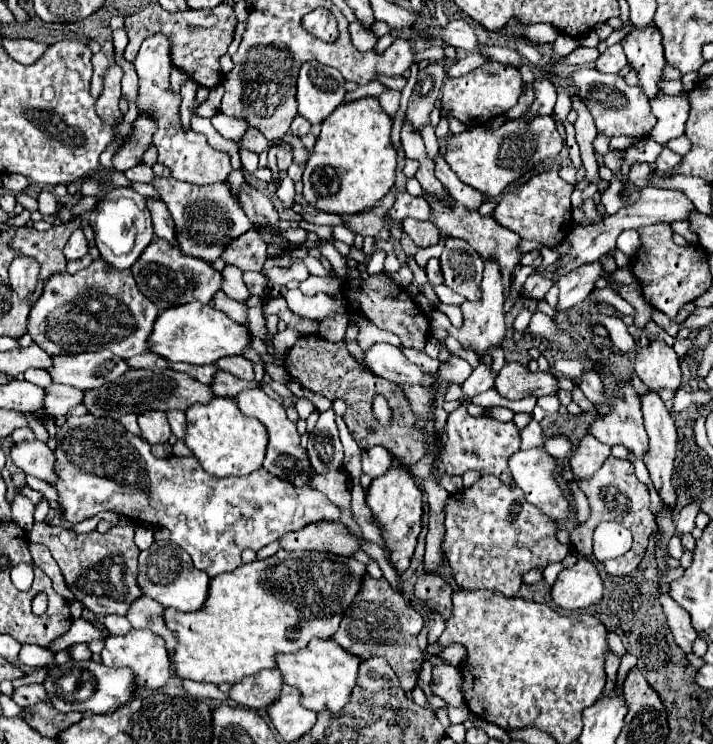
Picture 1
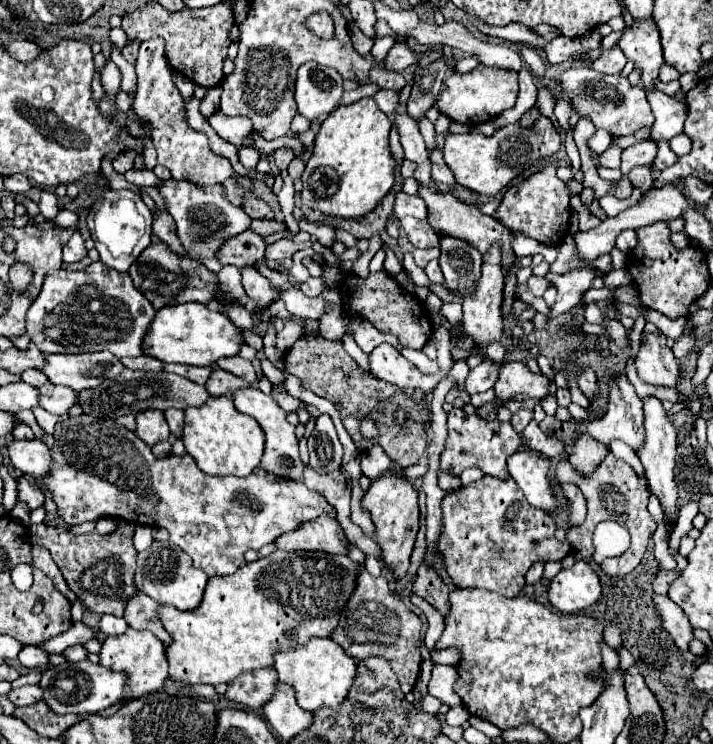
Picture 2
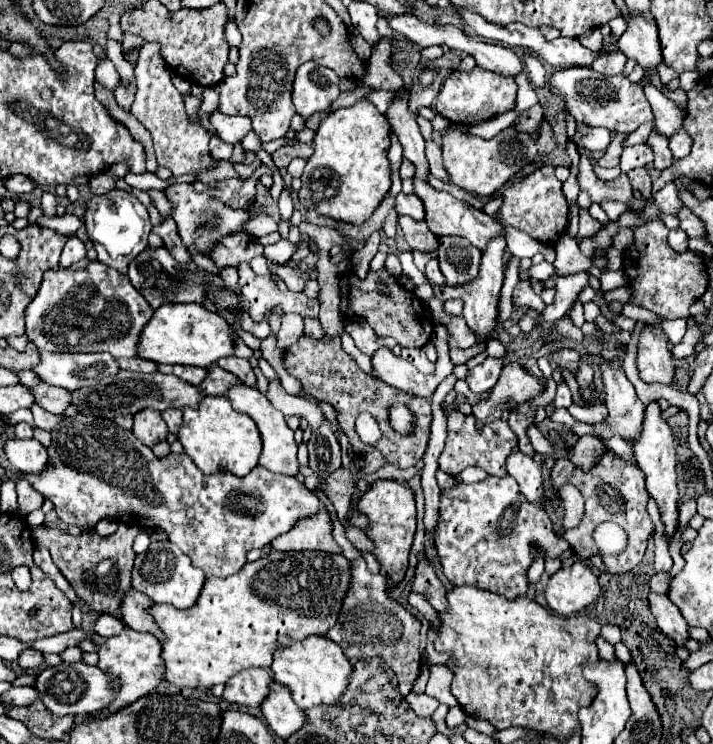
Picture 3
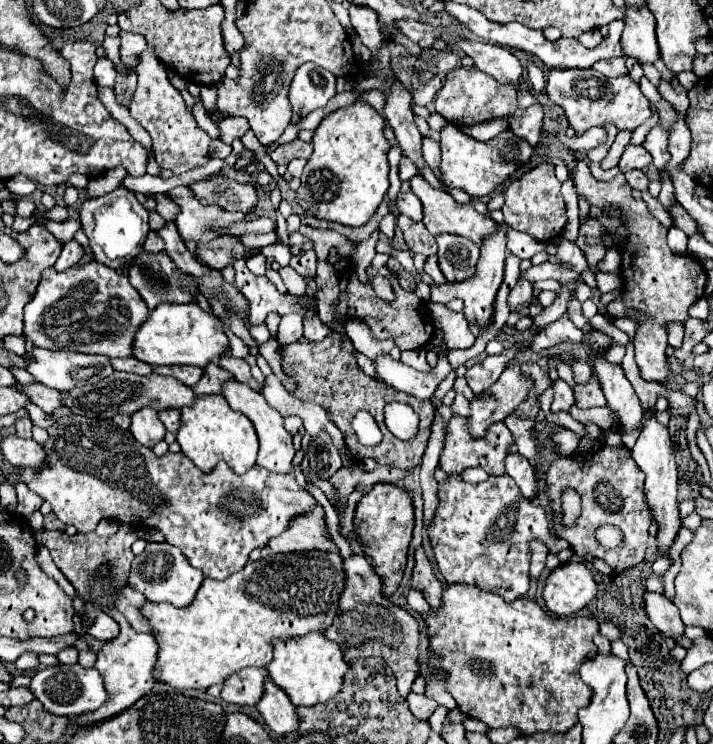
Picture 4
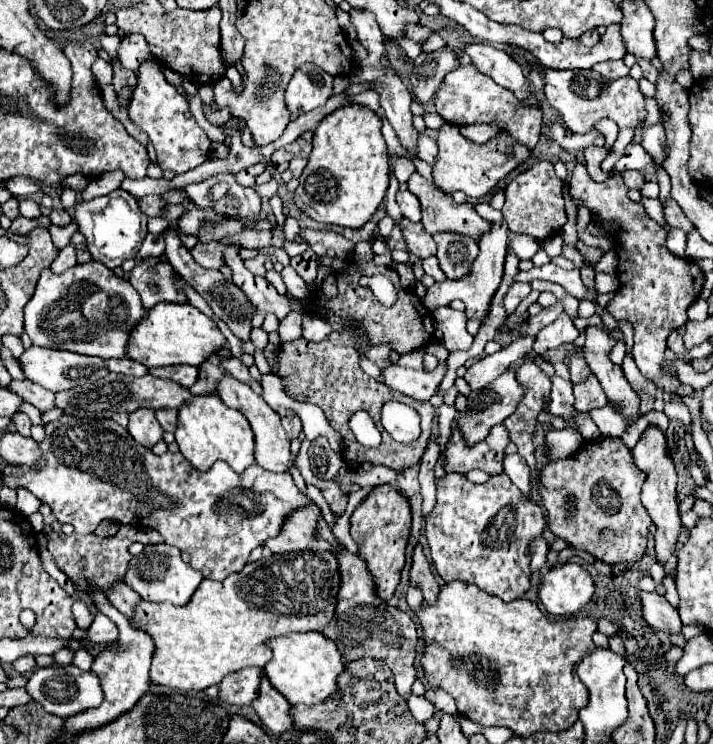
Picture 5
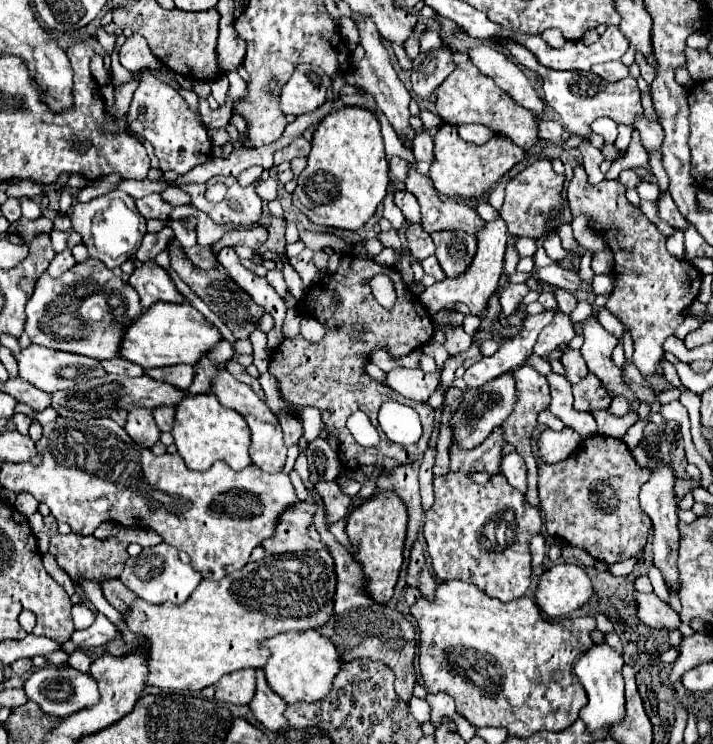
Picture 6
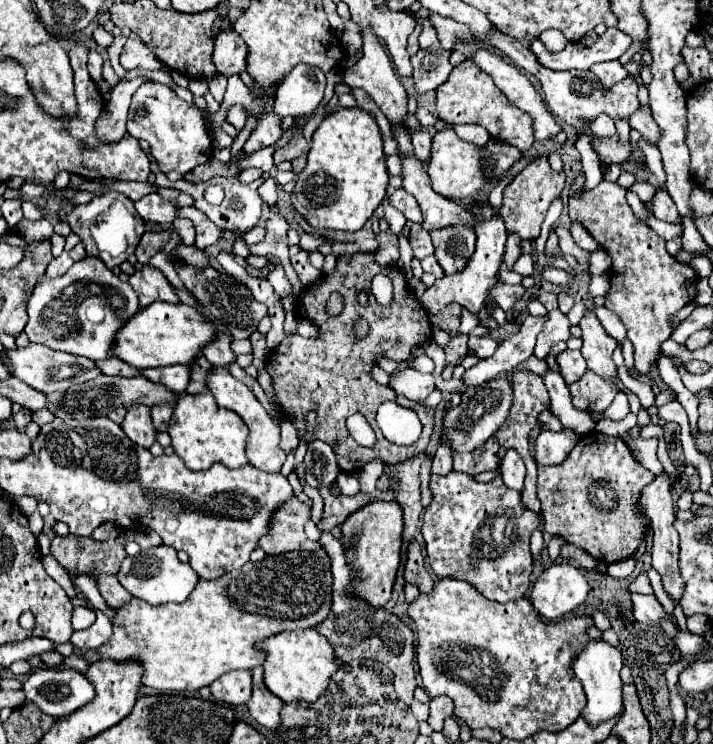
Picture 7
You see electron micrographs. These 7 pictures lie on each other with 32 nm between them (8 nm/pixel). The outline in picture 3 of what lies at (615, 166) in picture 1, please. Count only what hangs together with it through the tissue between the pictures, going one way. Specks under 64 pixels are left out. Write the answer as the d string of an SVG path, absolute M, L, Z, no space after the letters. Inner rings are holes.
M616 134L616 136L612 138L612 142L610 142L606 154L604 154L604 158L602 158L598 164L604 166L604 168L614 168L614 166L618 166L626 138L628 138L626 134Z

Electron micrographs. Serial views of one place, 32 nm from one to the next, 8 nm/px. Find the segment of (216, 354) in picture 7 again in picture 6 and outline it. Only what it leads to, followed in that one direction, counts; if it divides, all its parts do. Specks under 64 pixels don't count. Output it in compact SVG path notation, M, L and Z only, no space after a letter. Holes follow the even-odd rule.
M222 340L218 346L214 346L214 350L210 350L208 358L210 358L210 360L214 360L214 364L222 366L222 362L228 362L230 358L234 358L232 344L230 344L228 340Z

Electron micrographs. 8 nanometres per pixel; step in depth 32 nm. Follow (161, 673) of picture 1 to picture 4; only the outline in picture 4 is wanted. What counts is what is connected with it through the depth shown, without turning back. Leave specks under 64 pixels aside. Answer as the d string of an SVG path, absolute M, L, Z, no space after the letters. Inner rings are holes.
M116 608L114 610L106 610L106 614L110 614L120 624L120 636L114 638L114 640L110 640L110 642L106 642L102 646L102 650L98 652L98 658L94 662L94 668L104 676L106 694L110 694L110 698L98 710L94 710L90 714L82 714L78 718L72 718L70 720L72 728L82 728L82 726L98 724L102 720L110 720L110 718L118 716L120 712L128 710L138 698L142 698L144 694L148 694L152 690L152 686L156 684L156 680L152 676L152 666L154 666L156 654L158 654L156 640L150 634L136 632Z

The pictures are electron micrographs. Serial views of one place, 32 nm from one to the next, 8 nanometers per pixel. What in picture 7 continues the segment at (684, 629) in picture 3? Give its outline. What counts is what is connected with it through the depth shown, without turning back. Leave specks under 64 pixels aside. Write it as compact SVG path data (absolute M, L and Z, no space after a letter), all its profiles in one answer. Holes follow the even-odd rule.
M632 594L632 614L638 622L644 622L648 626L660 626L660 618L668 618L664 606L658 602L654 594Z

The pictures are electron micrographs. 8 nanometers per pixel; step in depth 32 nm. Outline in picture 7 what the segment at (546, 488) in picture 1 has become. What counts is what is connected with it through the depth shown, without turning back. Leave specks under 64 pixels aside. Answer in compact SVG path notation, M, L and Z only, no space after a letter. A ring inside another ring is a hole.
M506 450L504 458L500 460L500 472L502 472L502 480L504 480L506 488L522 490L526 468L524 468L524 462L518 460L516 450Z

